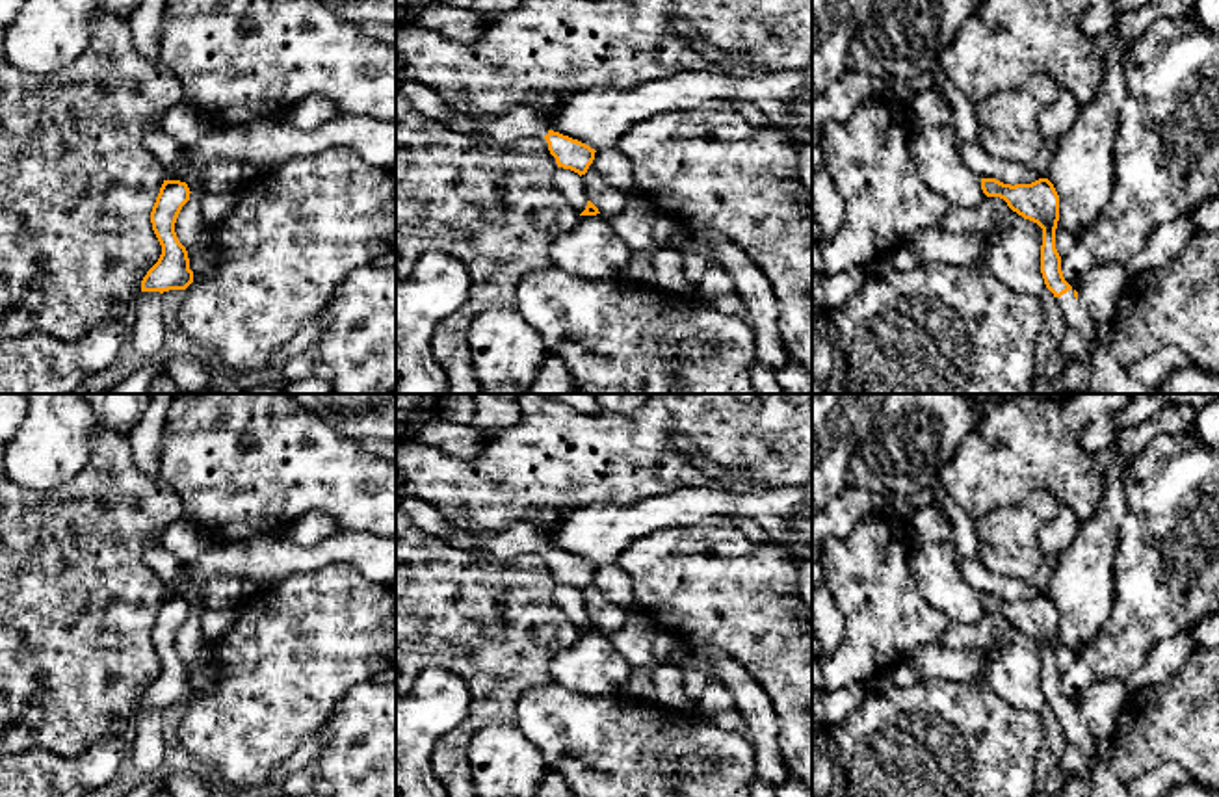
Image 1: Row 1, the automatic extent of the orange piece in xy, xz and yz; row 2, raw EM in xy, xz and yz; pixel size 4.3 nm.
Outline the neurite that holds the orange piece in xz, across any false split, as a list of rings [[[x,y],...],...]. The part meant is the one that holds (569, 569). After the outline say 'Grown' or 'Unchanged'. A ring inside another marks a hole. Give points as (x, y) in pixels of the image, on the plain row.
[[[403,496],[400,511],[426,533],[470,554],[487,550],[492,559],[513,559],[520,554],[544,554],[557,583],[570,585],[580,593],[587,589],[595,576],[595,565],[548,544],[548,533],[539,531],[531,522],[513,522],[511,526],[487,537],[470,535],[448,526],[444,515],[431,503]]]. Grown

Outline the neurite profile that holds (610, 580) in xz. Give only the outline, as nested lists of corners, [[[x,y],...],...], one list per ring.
[[[615,563],[598,565],[595,568],[595,589],[604,594],[604,598],[628,613],[632,596],[632,583],[624,570],[621,570]]]

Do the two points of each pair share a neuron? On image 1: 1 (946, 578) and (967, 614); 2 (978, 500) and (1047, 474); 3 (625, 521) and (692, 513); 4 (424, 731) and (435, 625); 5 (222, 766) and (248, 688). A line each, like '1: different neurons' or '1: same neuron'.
1: same neuron
2: same neuron
3: same neuron
4: different neurons
5: same neuron

